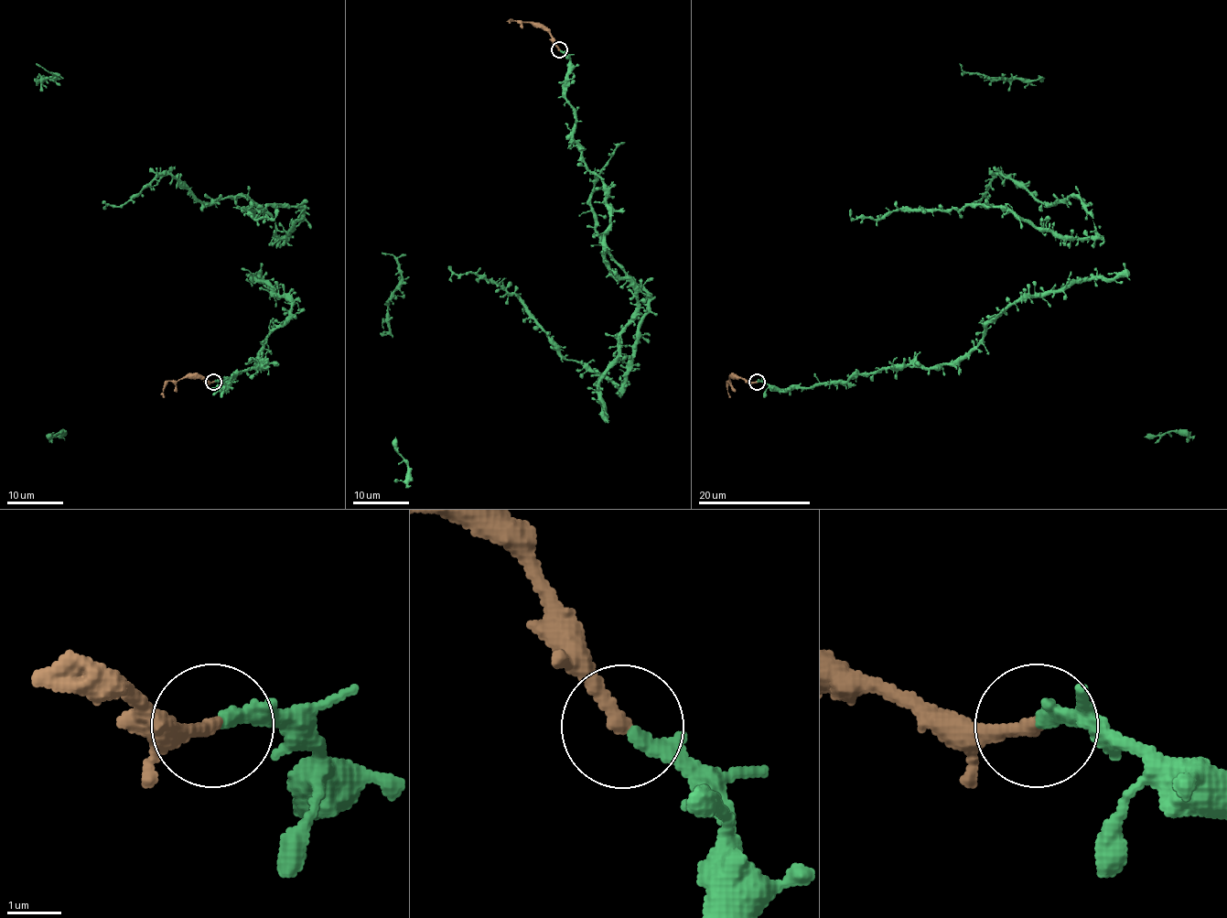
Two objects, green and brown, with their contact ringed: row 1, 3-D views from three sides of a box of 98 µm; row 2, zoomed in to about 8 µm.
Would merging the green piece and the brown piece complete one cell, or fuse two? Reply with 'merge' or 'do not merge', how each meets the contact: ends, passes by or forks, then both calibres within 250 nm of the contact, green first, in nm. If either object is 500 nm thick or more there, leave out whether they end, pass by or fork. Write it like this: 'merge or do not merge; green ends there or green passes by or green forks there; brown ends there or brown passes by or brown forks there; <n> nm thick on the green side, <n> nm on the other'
merge; green ends there; brown ends there; 280 nm thick on the green side, 280 nm on the other

